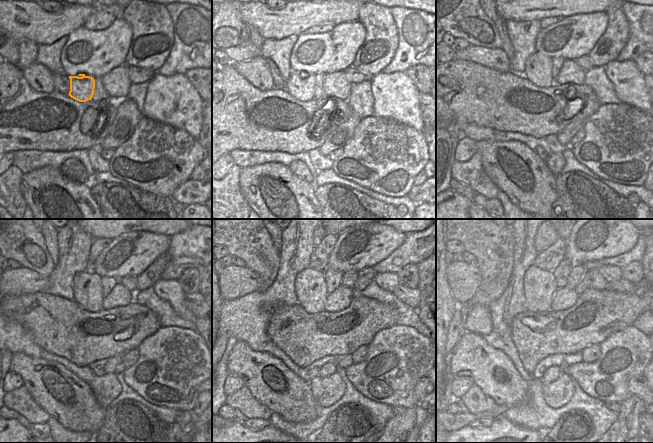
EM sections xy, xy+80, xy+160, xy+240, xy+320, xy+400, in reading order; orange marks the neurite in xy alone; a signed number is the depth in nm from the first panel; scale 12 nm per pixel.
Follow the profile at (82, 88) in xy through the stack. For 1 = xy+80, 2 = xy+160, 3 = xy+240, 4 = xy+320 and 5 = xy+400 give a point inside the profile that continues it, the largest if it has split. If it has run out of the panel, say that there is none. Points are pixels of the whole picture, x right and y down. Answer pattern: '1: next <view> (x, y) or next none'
1: next xy+80 (301, 86)
2: next xy+160 (539, 67)
3: next xy+240 (88, 292)
4: next xy+320 (310, 286)
5: next xy+400 (539, 285)

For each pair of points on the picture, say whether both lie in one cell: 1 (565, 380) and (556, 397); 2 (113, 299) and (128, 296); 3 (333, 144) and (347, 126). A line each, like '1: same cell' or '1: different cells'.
1: same cell
2: same cell
3: same cell

